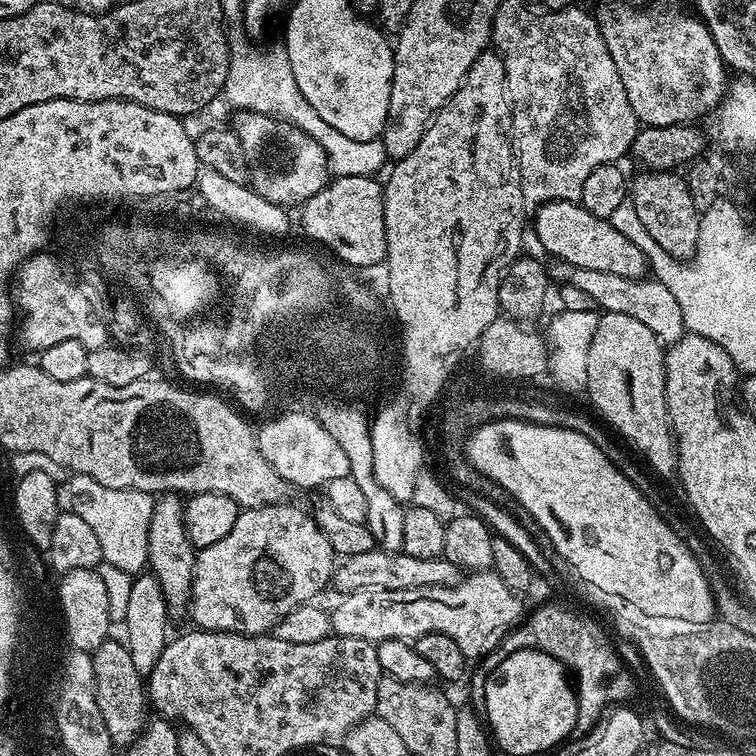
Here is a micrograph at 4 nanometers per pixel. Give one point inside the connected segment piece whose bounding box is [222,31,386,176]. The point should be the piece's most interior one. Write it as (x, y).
(257, 81)

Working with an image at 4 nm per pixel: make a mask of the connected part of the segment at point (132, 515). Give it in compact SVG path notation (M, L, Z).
M72 474L68 480L68 500L71 511L78 514L94 529L98 546L102 546L103 561L118 566L131 574L140 574L148 568L150 546L150 518L156 509L156 500L151 492L116 490L102 486L86 474Z

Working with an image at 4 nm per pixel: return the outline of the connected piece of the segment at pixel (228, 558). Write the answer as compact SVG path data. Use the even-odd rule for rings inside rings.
M292 503L243 509L226 538L197 551L190 601L190 613L197 629L262 636L271 633L277 621L287 616L290 610L315 601L316 595L324 587L329 587L334 571L334 553L330 542L326 542L326 534L322 534L316 525L315 515L311 511L303 512Z

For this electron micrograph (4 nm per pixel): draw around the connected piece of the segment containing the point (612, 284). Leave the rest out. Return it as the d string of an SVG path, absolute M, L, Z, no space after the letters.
M556 262L553 265L550 268L551 279L556 282L574 282L578 290L586 290L586 294L594 298L597 309L614 314L626 314L629 318L644 323L649 330L654 330L654 334L662 342L678 340L685 335L682 306L678 306L674 294L670 294L670 290L661 280L655 278L631 280L622 278L622 274L610 274L606 270L575 268L563 262Z

